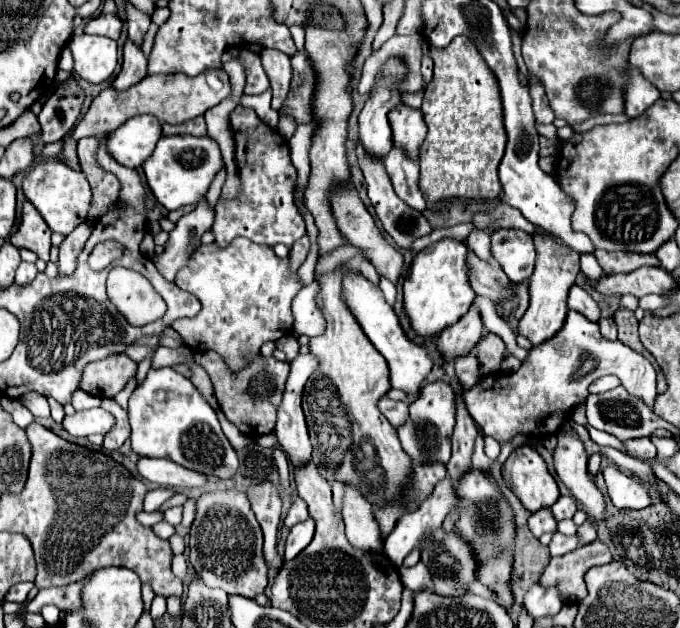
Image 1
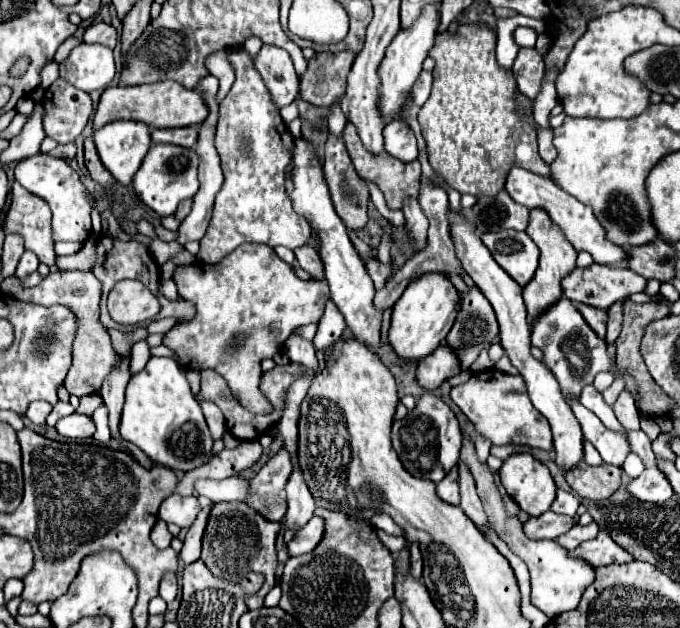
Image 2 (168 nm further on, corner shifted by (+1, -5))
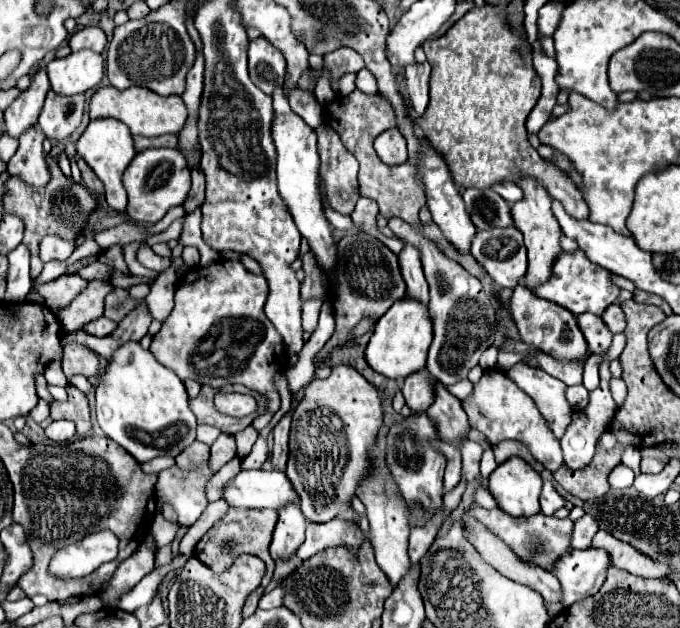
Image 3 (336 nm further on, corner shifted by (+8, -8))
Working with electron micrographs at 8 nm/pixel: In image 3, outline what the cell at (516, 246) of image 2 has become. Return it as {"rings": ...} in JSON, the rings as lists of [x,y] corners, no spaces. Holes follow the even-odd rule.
{"rings":[[[515,226],[477,232],[471,242],[471,256],[503,288],[517,286],[527,272],[523,234]]]}

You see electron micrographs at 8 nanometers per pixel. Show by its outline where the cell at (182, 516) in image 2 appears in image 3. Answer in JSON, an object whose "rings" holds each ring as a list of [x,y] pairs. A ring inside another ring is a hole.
{"rings":[[[209,460],[197,464],[193,470],[171,466],[159,472],[157,498],[167,500],[179,514],[183,526],[195,524],[201,512],[207,508],[205,484],[213,476]]]}

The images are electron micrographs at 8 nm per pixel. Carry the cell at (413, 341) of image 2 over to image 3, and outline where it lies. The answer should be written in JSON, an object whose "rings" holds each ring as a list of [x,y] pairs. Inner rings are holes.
{"rings":[[[405,298],[401,302],[395,302],[377,320],[377,324],[373,328],[373,336],[367,344],[365,360],[375,372],[379,372],[387,378],[403,380],[403,378],[411,376],[413,372],[419,372],[425,368],[429,344],[431,344],[431,322],[427,320],[427,308],[419,308],[419,304]]]}

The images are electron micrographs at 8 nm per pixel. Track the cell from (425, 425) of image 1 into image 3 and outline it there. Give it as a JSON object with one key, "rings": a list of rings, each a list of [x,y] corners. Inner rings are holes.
{"rings":[[[427,414],[409,416],[401,424],[395,424],[387,432],[387,466],[401,488],[403,498],[415,508],[421,506],[427,512],[437,512],[443,506],[443,472],[445,472],[445,456],[431,448],[431,440],[437,436],[435,428],[431,428],[431,420]]]}

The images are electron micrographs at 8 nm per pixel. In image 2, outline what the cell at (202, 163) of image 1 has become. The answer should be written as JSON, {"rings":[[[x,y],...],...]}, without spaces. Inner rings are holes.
{"rings":[[[152,145],[138,173],[134,175],[136,195],[160,217],[172,215],[180,201],[194,197],[198,191],[198,161],[200,159],[194,149],[186,149],[180,145]]]}

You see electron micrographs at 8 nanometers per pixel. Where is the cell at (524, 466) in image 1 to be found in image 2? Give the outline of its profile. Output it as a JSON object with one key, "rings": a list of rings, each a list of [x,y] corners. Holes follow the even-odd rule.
{"rings":[[[530,453],[510,455],[502,463],[498,475],[506,493],[530,517],[548,511],[556,499],[556,485],[548,467]]]}

